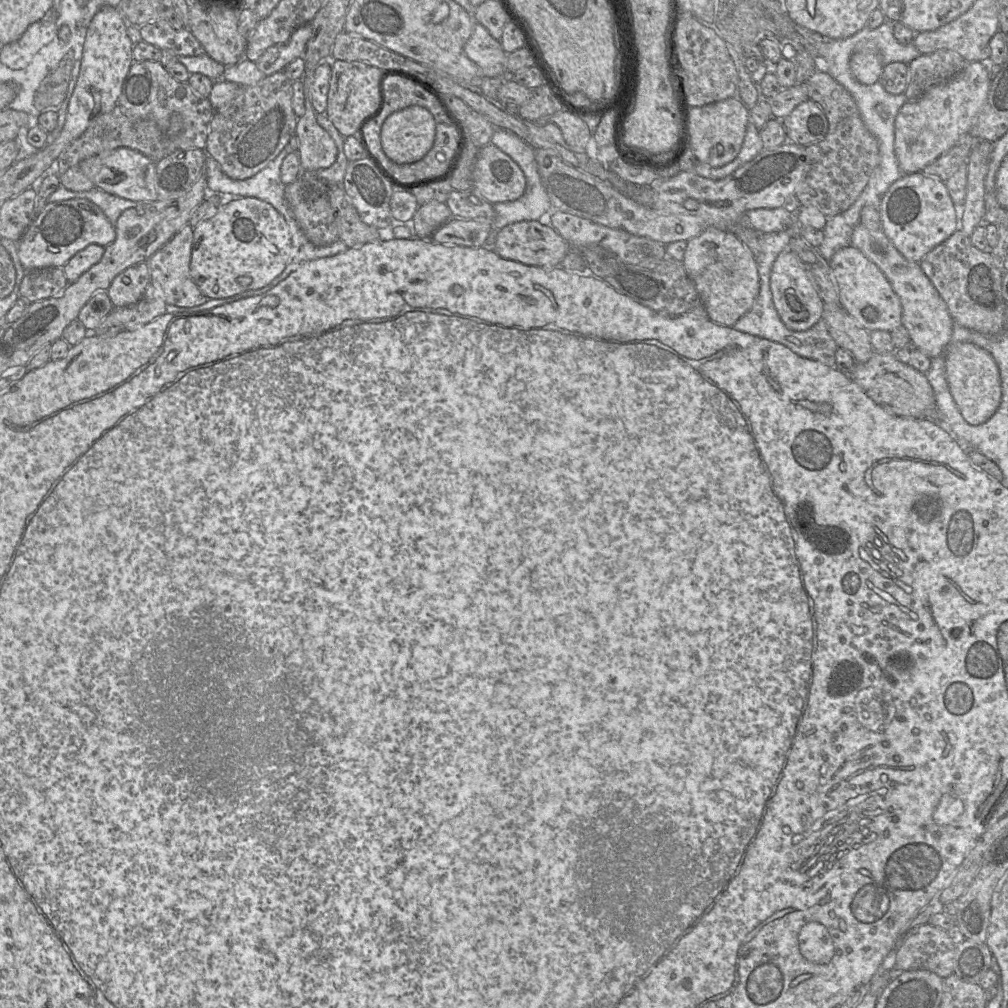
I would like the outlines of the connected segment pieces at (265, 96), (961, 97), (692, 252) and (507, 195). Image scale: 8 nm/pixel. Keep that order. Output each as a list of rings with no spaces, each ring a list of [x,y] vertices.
[[[284,70],[265,76],[254,86],[241,86],[238,95],[224,109],[214,112],[210,122],[205,152],[213,157],[221,170],[233,180],[251,178],[264,169],[287,146],[295,135],[298,117],[292,108],[293,81]]]
[[[971,62],[953,78],[931,87],[921,97],[908,101],[899,110],[894,124],[894,149],[900,170],[905,173],[923,169],[953,147],[960,136],[969,133],[986,103],[991,79],[981,62]]]
[[[707,228],[688,240],[682,263],[712,321],[733,327],[753,306],[760,288],[756,257],[735,233]]]
[[[489,143],[479,150],[473,170],[473,189],[491,204],[519,199],[525,192],[526,178],[516,162]]]

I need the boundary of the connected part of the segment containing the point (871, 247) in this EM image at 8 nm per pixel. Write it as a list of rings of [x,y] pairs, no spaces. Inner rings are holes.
[[[859,223],[851,236],[851,245],[859,249],[869,260],[875,263],[890,282],[894,292],[898,295],[902,305],[902,325],[908,330],[911,341],[929,358],[944,354],[951,342],[954,321],[950,315],[947,304],[939,292],[925,275],[919,263],[907,260],[891,243],[882,229],[871,230]]]

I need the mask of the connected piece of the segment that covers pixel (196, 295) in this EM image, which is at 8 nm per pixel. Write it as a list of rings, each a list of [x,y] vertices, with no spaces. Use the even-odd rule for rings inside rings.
[[[187,224],[147,261],[151,280],[159,285],[163,298],[168,305],[197,307],[209,299],[201,293],[190,275],[192,245],[193,228]]]

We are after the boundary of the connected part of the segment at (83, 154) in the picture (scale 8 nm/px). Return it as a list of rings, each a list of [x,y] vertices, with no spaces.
[[[117,105],[111,112],[96,118],[87,130],[78,139],[73,141],[59,156],[58,177],[61,186],[75,192],[93,189],[95,186],[81,171],[80,163],[89,157],[121,147],[136,150],[154,163],[159,162],[166,156],[166,138],[155,121],[128,117],[124,113],[124,109]]]

